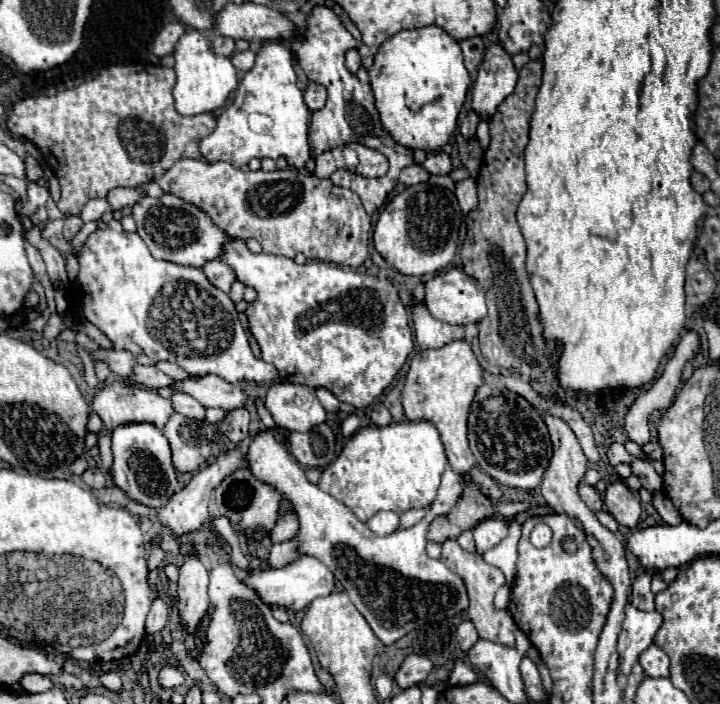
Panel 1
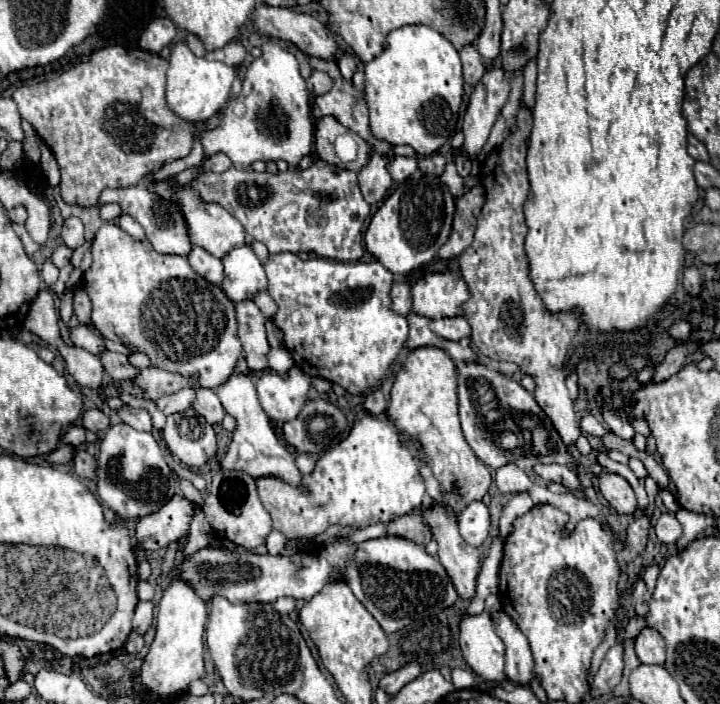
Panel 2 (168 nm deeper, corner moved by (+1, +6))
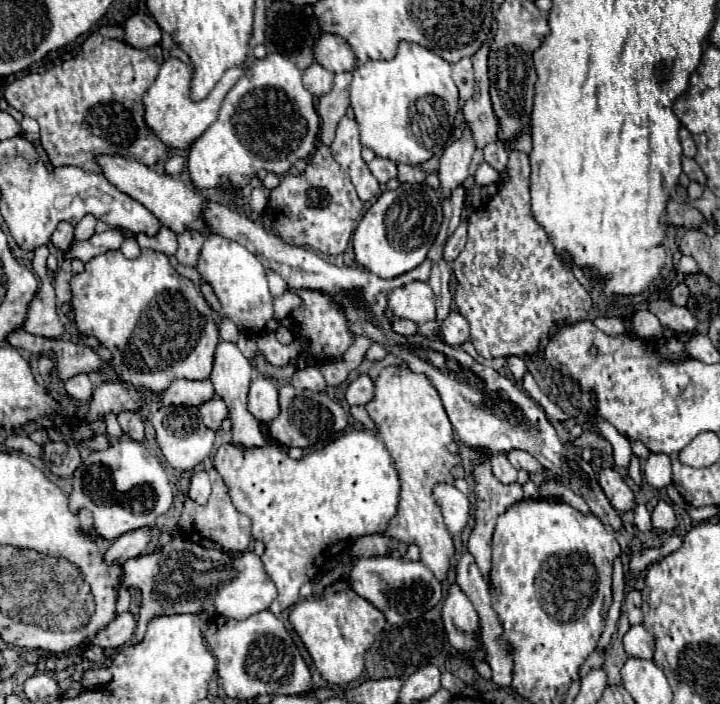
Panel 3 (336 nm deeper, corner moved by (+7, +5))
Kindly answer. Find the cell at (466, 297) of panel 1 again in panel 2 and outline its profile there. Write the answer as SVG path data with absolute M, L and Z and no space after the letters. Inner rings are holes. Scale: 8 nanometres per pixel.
M428 272L412 286L412 310L424 318L454 318L468 298L464 278L454 272Z

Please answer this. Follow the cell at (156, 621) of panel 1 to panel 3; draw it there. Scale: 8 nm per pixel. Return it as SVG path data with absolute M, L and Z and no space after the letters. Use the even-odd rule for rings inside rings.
M126 611L126 613L116 615L116 619L108 623L108 627L100 629L96 635L88 639L88 643L82 643L80 647L84 649L86 645L96 645L102 649L118 649L132 639L134 629L136 629L136 619L130 611Z

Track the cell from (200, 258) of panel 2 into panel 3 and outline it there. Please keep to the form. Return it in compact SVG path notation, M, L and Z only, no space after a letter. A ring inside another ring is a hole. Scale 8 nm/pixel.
M192 229L182 231L178 235L178 251L176 251L178 263L194 267L196 259L198 259L198 253L202 249L202 243L204 243L204 235L202 233L192 231Z

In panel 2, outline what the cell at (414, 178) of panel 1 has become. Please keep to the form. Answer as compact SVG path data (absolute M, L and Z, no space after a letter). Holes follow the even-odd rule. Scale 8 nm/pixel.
M396 156L390 164L390 176L396 180L396 182L402 182L406 178L410 178L414 172L416 172L418 164L416 164L416 158L406 158L406 156Z

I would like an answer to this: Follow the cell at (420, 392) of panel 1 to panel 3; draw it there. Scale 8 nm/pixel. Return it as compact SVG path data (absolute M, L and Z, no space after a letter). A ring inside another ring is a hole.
M406 365L386 367L374 381L372 403L364 407L376 423L378 437L392 455L392 463L400 475L398 513L392 517L384 535L392 535L392 539L400 539L406 545L416 543L420 547L420 563L424 563L436 579L444 581L454 545L452 535L444 527L440 507L434 503L432 487L440 481L454 483L450 469L460 463L460 457L452 453L454 433L440 395L426 375L412 373Z

